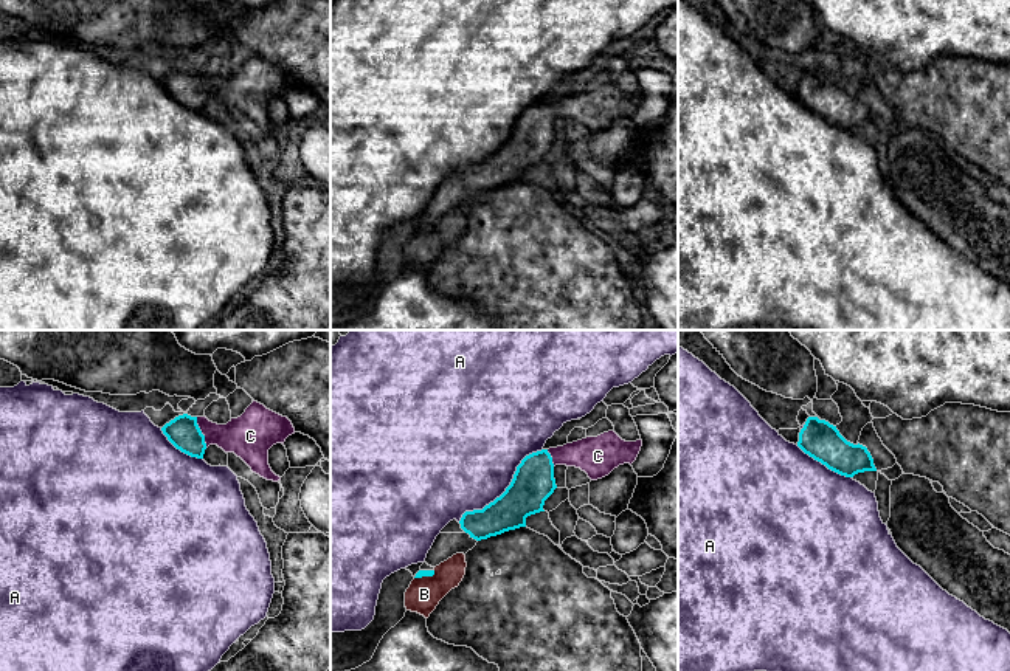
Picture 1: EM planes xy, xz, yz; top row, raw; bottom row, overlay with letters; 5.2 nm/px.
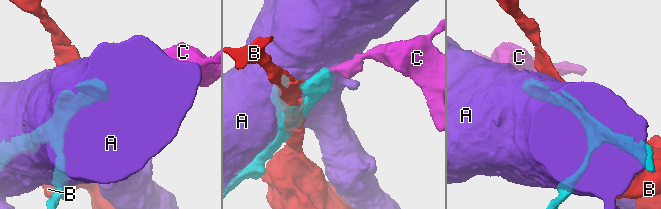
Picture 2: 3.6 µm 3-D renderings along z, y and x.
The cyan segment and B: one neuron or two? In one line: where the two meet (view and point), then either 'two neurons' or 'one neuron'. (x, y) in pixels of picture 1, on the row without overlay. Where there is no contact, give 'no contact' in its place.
contact xz (425, 228); two neurons

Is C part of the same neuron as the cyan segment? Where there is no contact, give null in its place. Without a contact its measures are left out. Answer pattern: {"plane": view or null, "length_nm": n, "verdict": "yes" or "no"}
{"plane": "xy", "length_nm": 170, "verdict": "yes"}

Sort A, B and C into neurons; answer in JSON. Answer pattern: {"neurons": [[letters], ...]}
{"neurons": [["A"], ["B"], ["C"]]}

